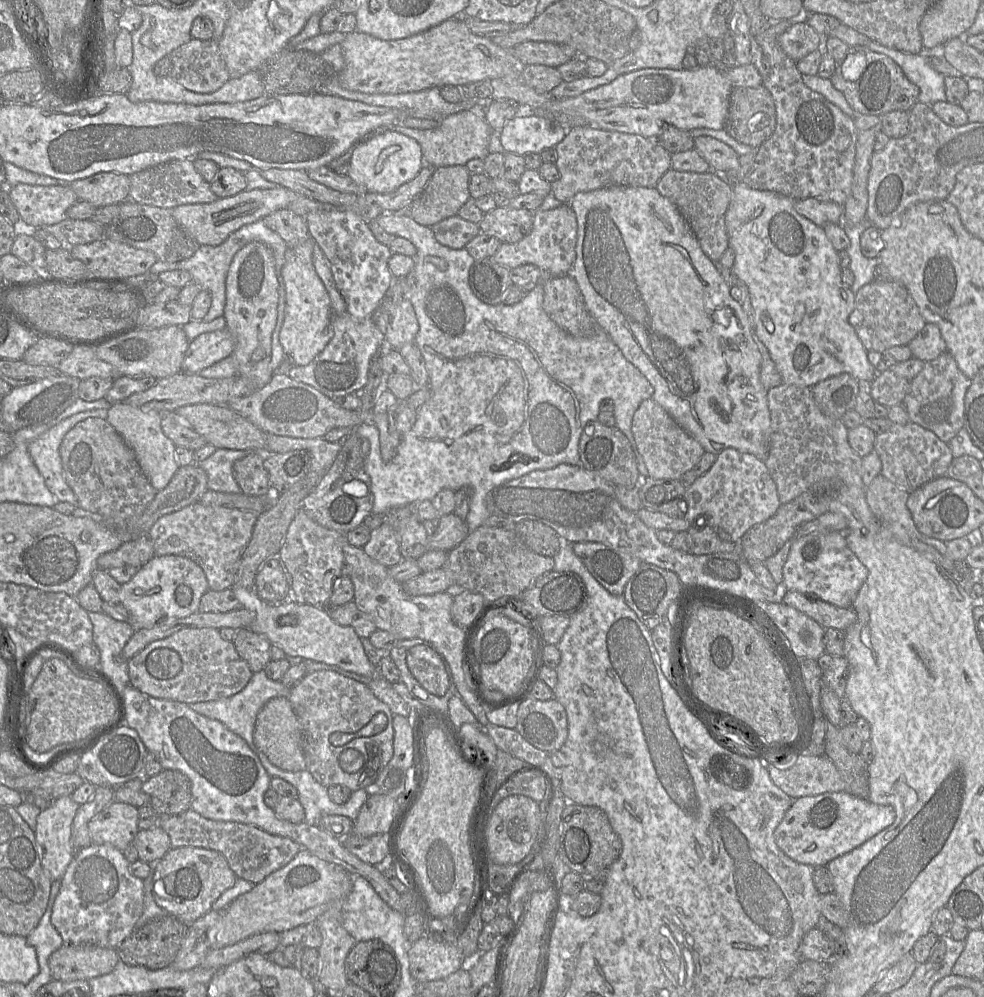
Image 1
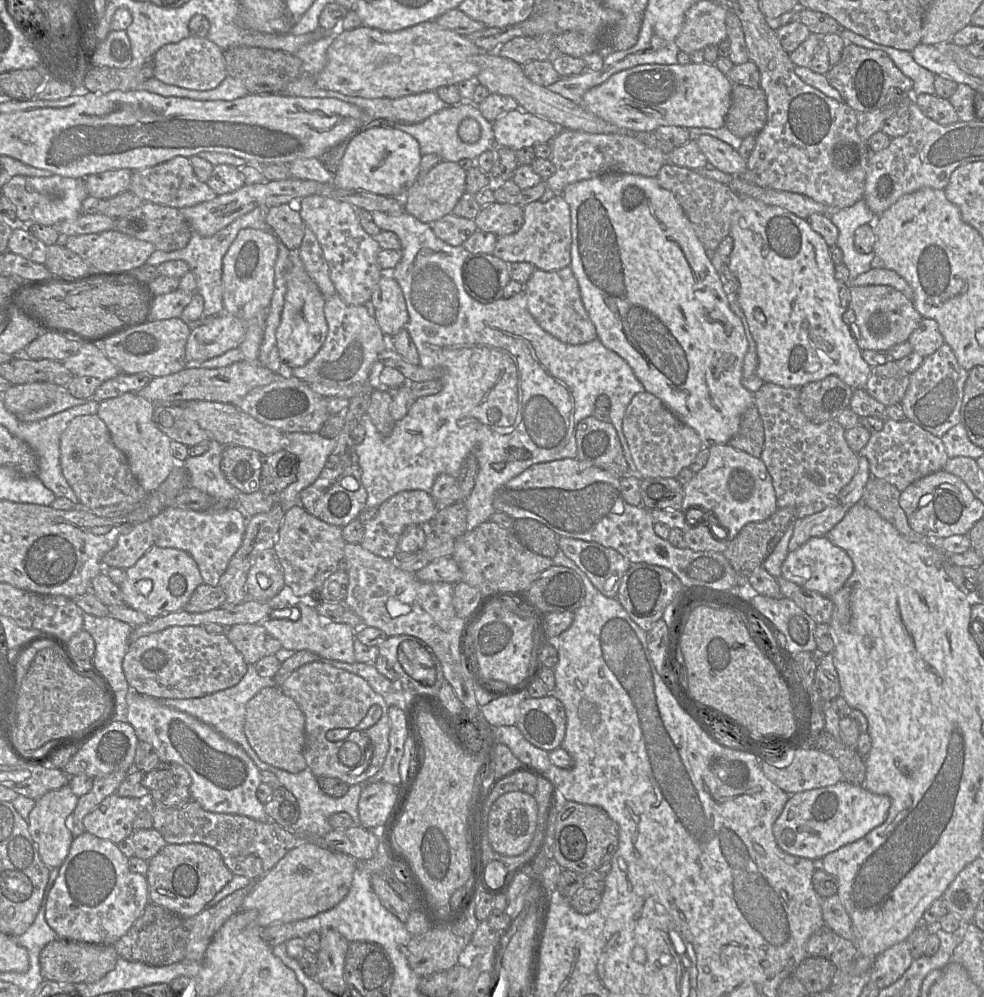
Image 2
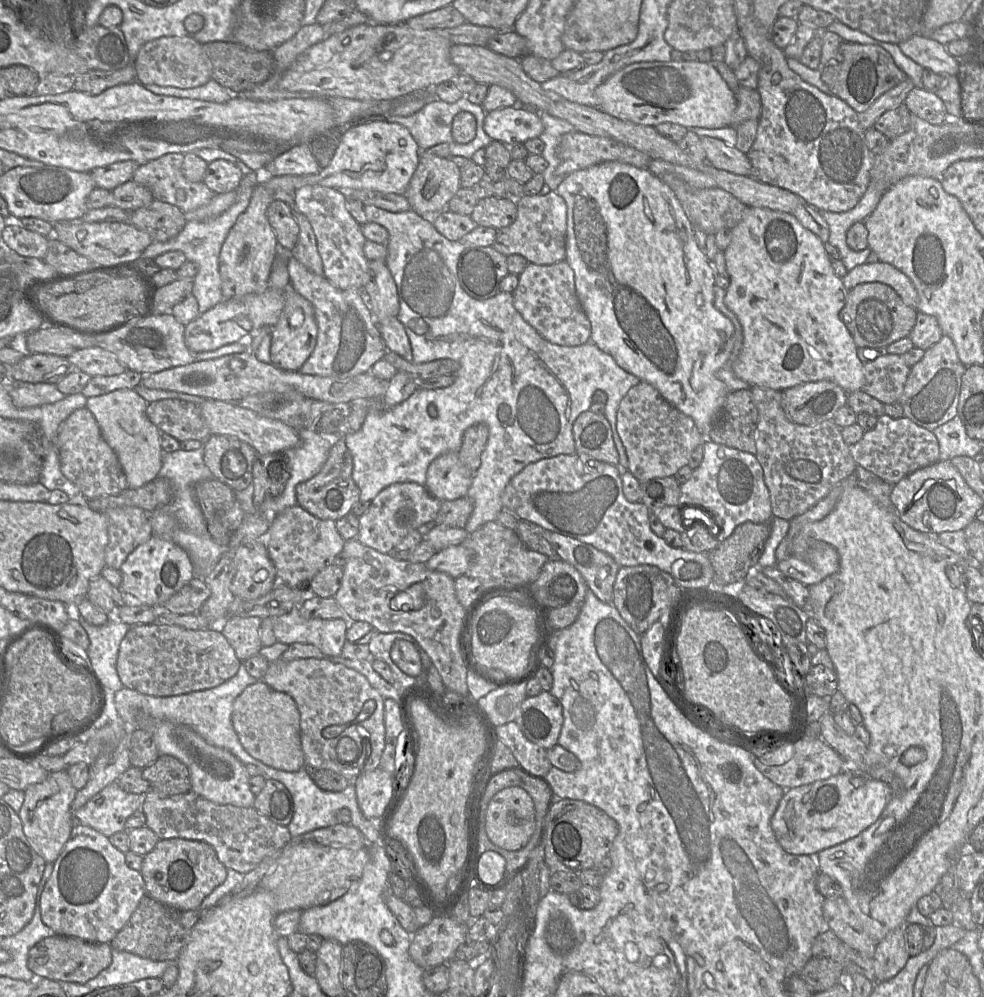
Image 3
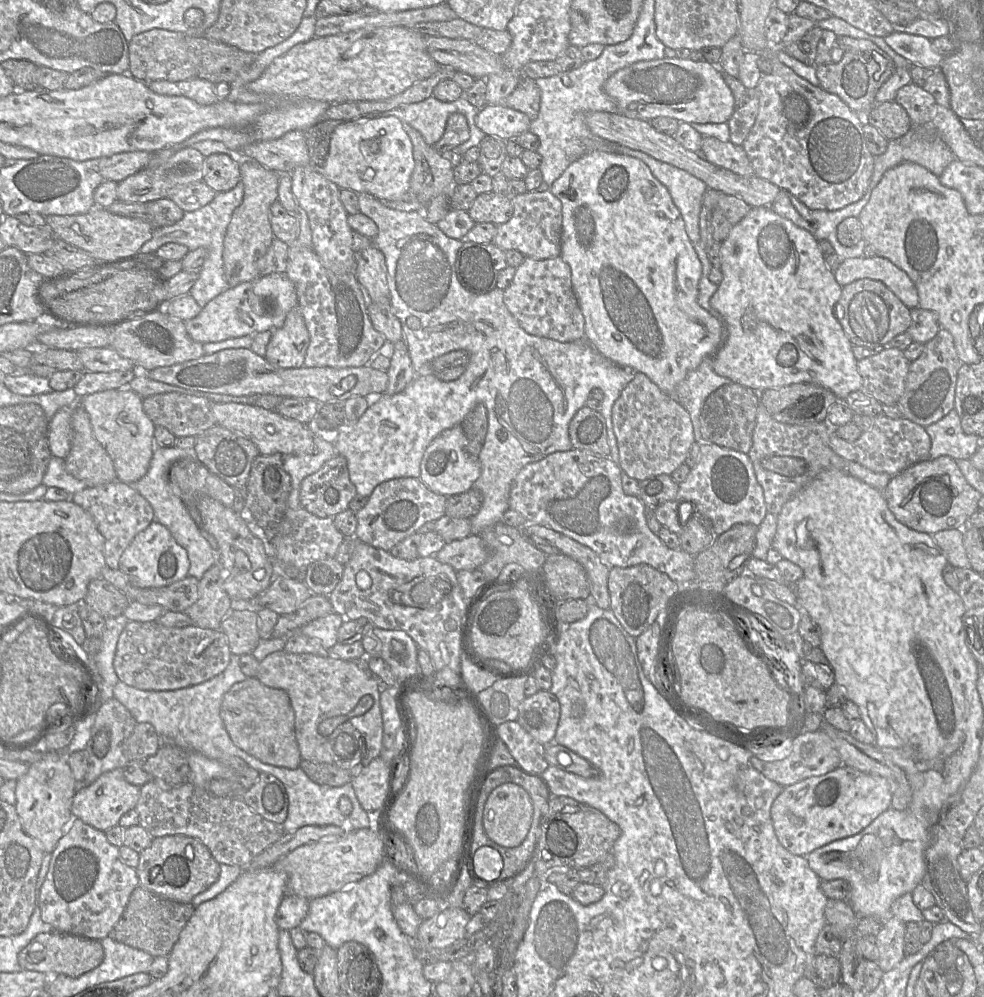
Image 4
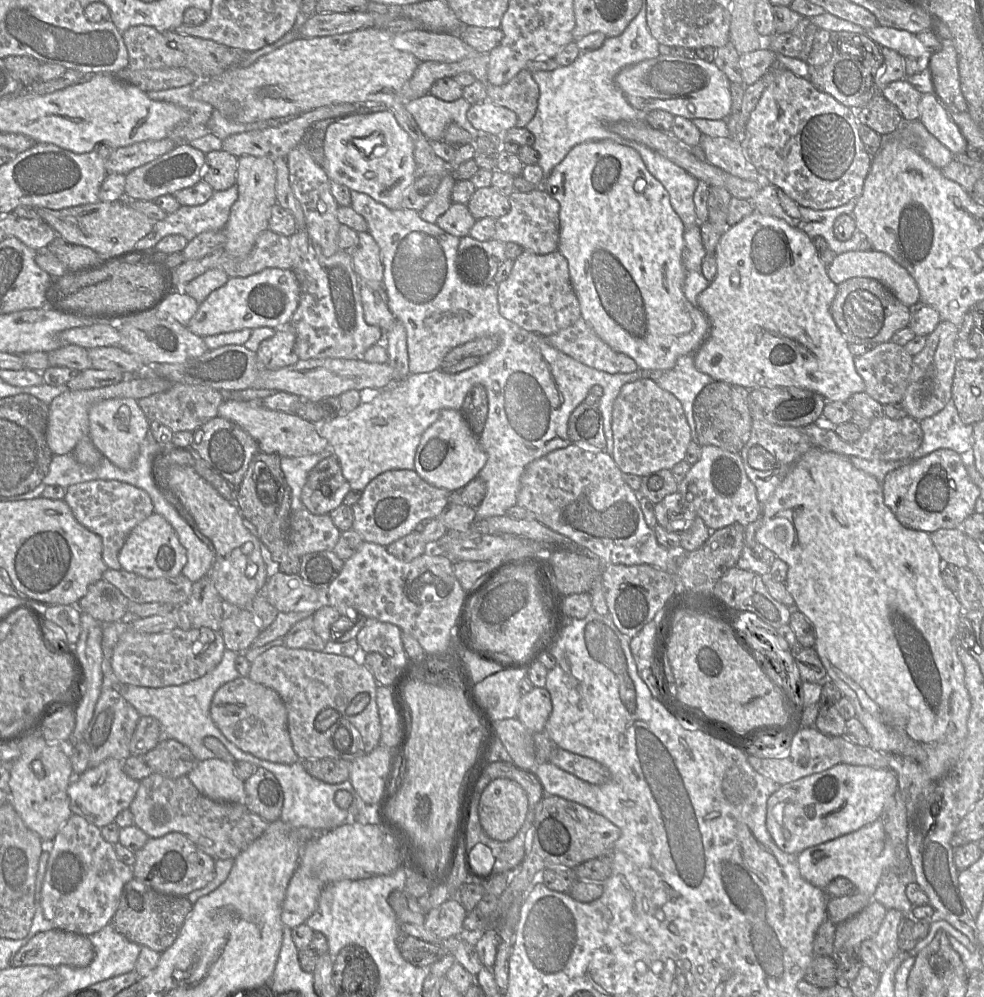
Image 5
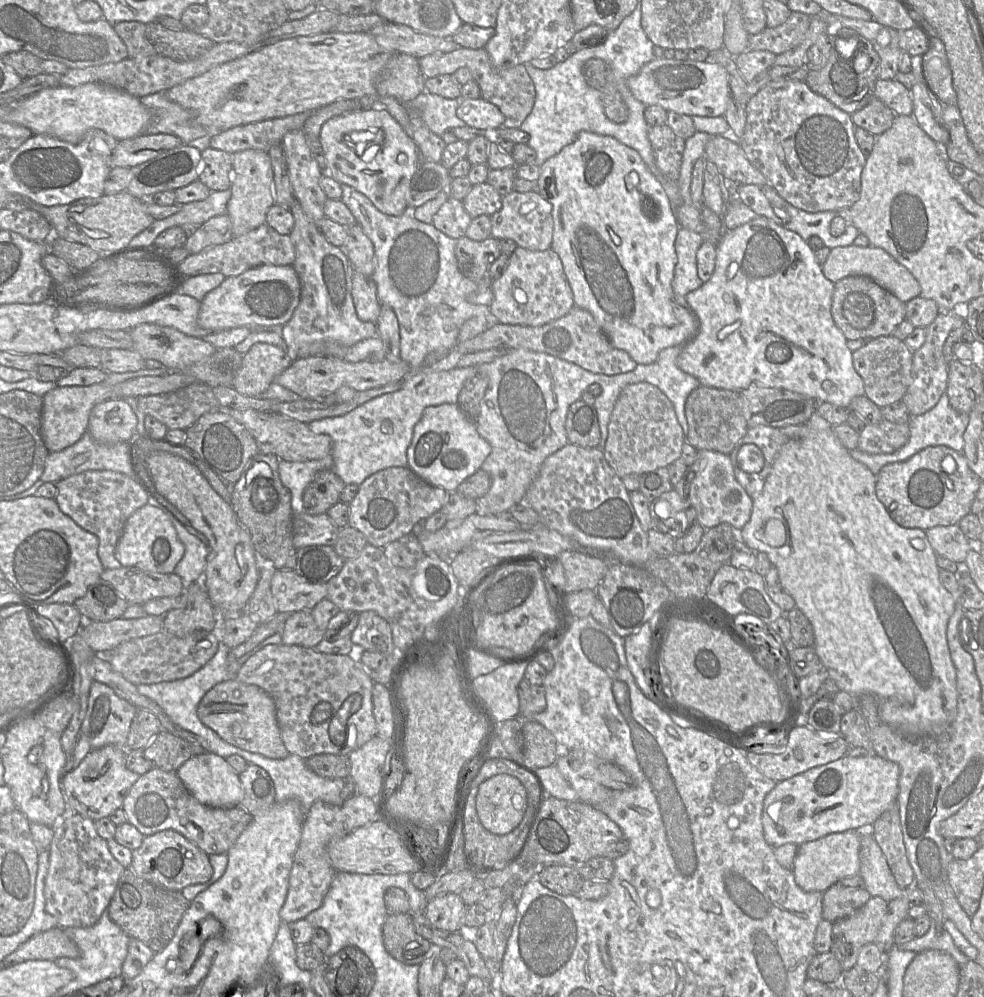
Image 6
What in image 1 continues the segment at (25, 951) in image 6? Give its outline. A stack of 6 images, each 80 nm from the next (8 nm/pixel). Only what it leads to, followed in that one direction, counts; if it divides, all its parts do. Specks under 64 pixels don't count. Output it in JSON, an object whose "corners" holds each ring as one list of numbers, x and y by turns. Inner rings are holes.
{"corners":[[64,944,49,956,48,964,54,980,88,981,111,973,119,961,115,948]]}

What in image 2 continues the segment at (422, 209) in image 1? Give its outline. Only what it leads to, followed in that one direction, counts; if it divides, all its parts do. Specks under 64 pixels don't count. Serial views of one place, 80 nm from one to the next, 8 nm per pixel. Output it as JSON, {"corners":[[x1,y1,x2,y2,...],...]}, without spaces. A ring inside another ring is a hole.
{"corners":[[441,161,425,176,405,189,405,211,419,221,432,224,452,211,466,192,466,171,457,162]]}

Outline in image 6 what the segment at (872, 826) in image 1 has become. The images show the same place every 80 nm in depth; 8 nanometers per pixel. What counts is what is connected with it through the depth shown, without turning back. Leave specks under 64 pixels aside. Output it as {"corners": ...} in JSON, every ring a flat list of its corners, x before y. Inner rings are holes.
{"corners":[[877,754,845,755,777,782,765,796,762,809,763,836,773,848,786,843,801,845,831,833,872,825,898,795,898,764]]}

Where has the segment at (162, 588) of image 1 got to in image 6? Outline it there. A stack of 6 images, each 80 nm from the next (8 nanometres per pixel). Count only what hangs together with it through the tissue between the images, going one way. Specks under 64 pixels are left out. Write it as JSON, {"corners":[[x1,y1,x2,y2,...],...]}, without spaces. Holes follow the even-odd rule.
{"corners":[[150,497,149,502,134,511,127,519,115,549,122,566,138,567,158,573,173,573,184,554,184,545,170,520,165,507]]}

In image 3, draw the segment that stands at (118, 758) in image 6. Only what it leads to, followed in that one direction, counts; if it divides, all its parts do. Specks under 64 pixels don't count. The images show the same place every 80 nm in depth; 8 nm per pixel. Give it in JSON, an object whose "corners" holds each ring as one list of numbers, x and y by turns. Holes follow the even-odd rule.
{"corners":[[117,782,109,784,91,798,85,805,73,813,74,823,80,823,88,826,106,837,121,831,127,831,125,828,126,820,142,806,142,795,128,793,124,791]]}

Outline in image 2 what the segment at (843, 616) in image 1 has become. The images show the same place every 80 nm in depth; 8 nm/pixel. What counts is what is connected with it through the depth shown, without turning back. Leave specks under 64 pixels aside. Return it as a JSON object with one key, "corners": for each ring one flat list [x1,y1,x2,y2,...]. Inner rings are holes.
{"corners":[[782,576,776,579,780,586,782,597,791,599,817,624,830,623,834,611,834,604,831,598,818,592,807,590]]}

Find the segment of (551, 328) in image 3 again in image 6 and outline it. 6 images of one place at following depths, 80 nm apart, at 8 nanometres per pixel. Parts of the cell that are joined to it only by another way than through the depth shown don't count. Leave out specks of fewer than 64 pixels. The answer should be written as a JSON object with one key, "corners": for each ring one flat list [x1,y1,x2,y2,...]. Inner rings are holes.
{"corners":[[517,247,505,272,492,281,490,313,498,324,542,326,565,316,575,305,559,256,550,248,531,251]]}

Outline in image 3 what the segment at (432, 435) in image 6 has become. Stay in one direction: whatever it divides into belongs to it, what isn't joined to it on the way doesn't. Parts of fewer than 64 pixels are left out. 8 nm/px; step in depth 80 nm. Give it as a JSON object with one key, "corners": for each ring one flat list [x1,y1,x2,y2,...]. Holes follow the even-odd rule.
{"corners":[[449,452,434,459,426,473,426,488,440,501,467,496,474,472,459,459,458,452]]}

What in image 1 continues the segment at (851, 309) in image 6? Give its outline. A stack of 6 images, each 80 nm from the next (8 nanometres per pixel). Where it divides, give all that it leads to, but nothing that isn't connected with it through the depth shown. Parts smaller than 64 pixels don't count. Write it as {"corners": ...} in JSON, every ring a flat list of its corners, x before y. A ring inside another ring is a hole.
{"corners":[[877,280,862,286,855,294,855,309,848,321,867,351,884,352,894,346,908,345,926,324,919,308,907,289,892,280]]}

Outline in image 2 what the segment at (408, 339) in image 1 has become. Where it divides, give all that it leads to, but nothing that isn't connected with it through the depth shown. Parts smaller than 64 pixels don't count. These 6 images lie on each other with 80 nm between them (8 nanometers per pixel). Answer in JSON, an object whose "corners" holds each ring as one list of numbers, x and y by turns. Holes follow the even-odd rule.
{"corners":[[383,271,370,300,374,308,374,317,387,337,387,342,389,337,405,329,409,321,402,289,395,278,389,274]]}

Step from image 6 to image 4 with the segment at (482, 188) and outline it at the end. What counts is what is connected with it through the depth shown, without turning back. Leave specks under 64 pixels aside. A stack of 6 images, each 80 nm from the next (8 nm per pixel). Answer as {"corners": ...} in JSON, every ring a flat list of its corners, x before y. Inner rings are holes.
{"corners":[[491,191,478,194,468,214,475,223,490,222,500,225,511,219,513,210,510,198]]}

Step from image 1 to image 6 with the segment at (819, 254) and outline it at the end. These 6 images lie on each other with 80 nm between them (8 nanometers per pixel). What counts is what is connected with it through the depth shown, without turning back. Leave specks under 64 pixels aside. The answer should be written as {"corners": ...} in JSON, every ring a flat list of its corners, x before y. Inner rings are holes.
{"corners":[[760,217,749,221,732,230,726,230,716,249,716,262,712,277,698,289,686,295,686,302,695,313,699,321,697,334,682,347,677,356,677,366,687,374,698,379,701,386,709,386,720,389,741,391,750,386,770,387,786,389,811,397,818,402,827,402,832,405,849,408,855,397,865,394,864,382,853,365,852,351,847,346,847,339,836,326,831,314,834,283,827,279,808,243,799,234,778,225,773,220],[830,380,834,386,833,393,822,388,822,383]]}

